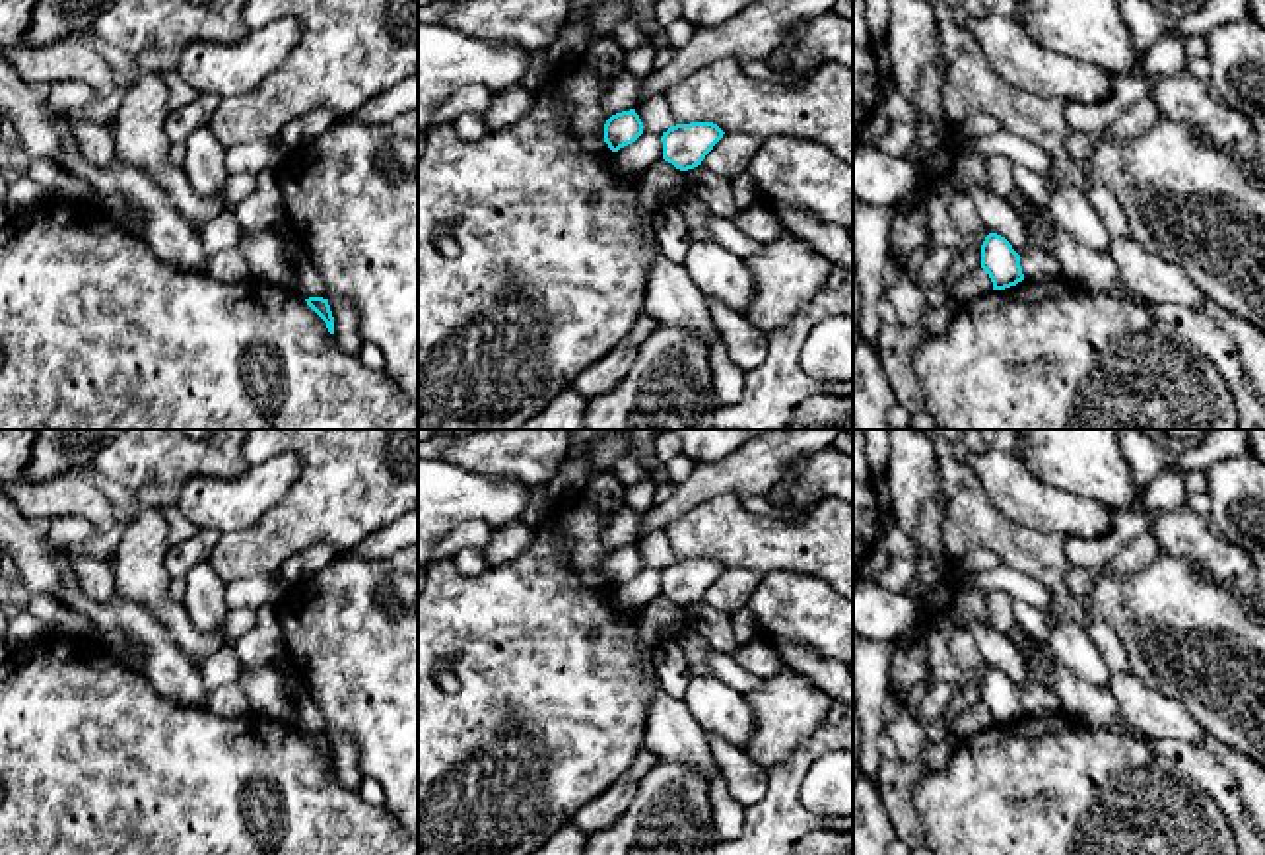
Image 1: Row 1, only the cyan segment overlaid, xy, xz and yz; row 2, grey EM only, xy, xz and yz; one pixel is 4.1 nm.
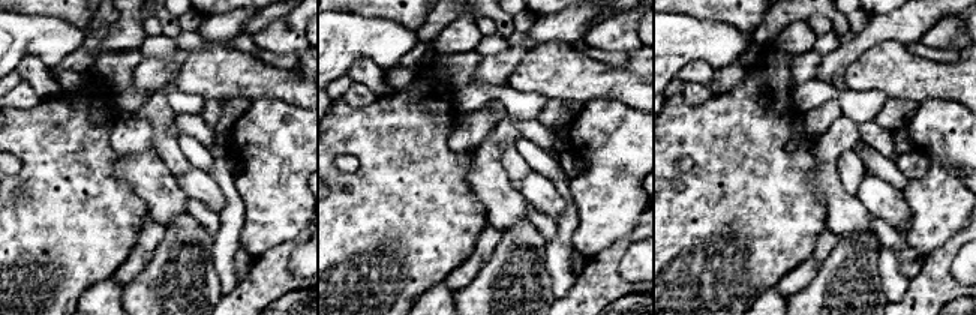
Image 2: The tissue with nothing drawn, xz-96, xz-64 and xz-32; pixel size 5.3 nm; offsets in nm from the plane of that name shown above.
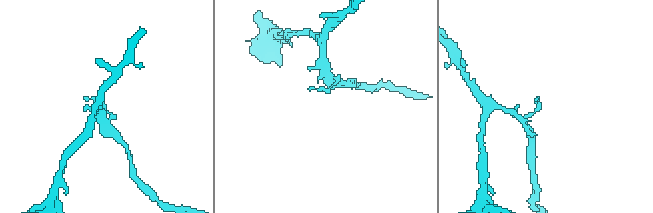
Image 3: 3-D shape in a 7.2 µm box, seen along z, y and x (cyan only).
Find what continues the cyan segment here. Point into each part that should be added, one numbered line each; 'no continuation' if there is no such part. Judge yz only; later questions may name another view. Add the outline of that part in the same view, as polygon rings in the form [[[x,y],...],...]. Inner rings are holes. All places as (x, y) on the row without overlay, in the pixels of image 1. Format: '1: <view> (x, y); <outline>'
no continuation

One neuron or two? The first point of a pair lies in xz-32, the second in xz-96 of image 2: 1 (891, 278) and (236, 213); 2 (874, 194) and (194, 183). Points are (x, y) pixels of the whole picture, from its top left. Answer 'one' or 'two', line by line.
1: one
2: one

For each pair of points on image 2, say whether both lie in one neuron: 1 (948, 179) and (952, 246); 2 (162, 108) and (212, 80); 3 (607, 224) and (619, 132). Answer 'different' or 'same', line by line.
1: different
2: different
3: same

